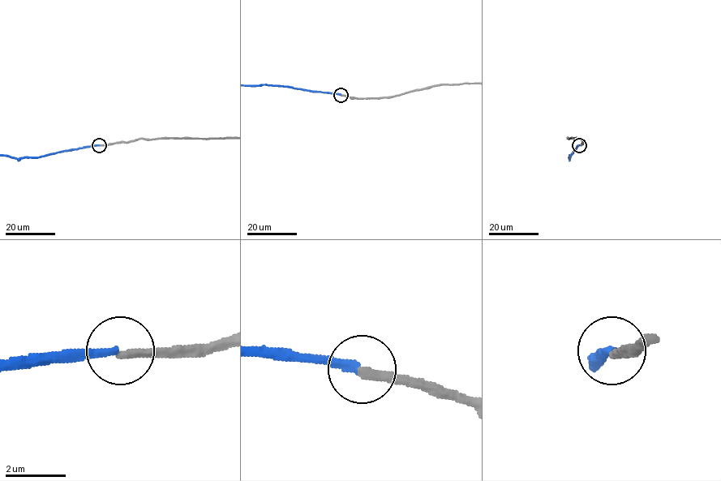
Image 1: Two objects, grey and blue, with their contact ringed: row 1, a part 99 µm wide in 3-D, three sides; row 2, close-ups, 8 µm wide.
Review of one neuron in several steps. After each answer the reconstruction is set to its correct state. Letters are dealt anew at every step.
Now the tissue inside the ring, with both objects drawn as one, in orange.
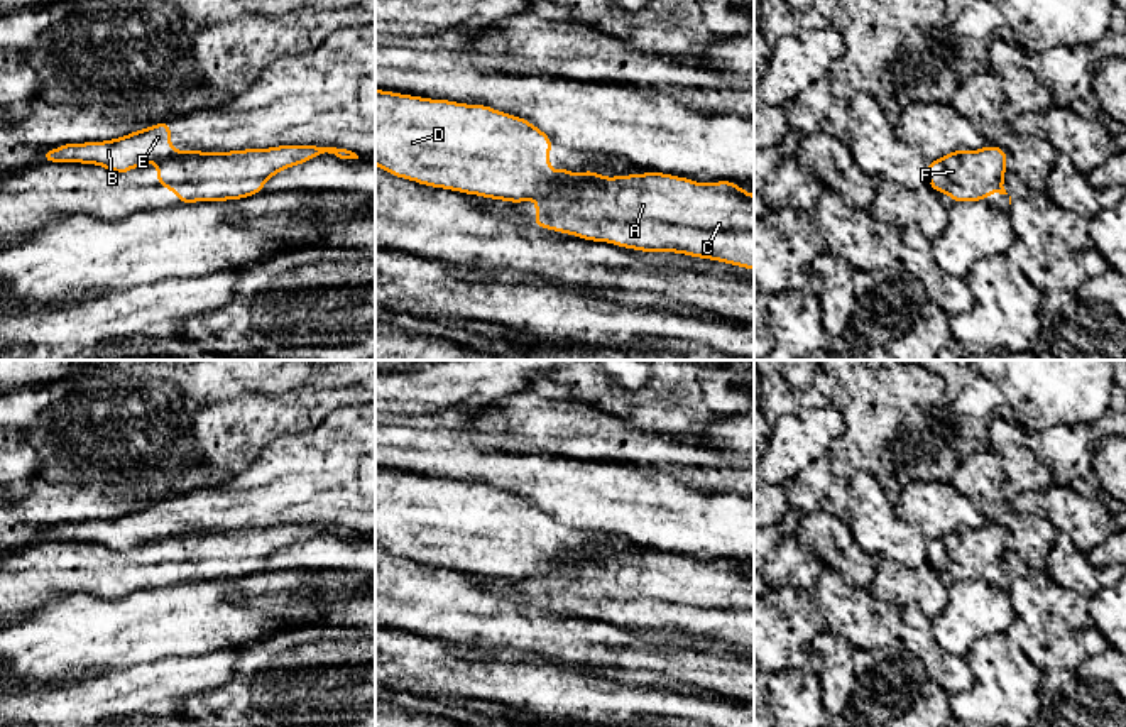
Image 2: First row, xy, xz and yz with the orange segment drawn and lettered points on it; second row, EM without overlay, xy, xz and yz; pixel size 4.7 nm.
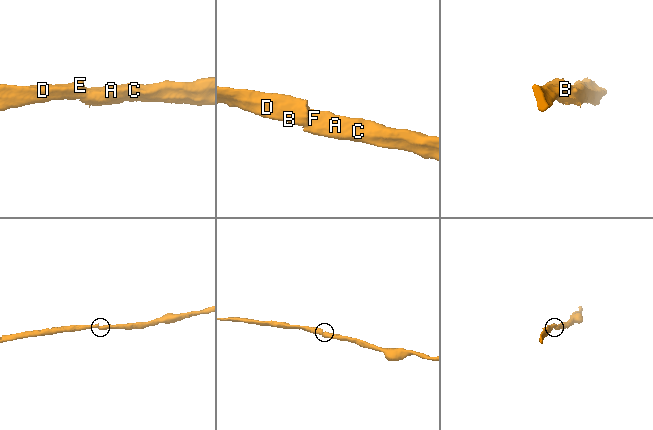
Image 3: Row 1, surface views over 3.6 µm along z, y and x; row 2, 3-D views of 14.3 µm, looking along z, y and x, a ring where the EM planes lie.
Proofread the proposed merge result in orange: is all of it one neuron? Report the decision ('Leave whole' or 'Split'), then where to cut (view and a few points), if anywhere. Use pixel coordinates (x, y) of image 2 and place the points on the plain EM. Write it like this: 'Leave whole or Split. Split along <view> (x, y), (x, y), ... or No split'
Split. Split along xy (202, 531), (171, 535), (158, 541)

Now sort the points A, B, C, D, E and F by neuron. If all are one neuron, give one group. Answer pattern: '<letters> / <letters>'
A C F / B D E

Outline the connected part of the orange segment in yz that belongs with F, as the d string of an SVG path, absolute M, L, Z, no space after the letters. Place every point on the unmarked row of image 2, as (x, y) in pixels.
M998 524L948 533L928 541L928 563L937 571L947 571L955 582L984 582L989 571L1008 573L1003 565L1006 536L1008 531Z

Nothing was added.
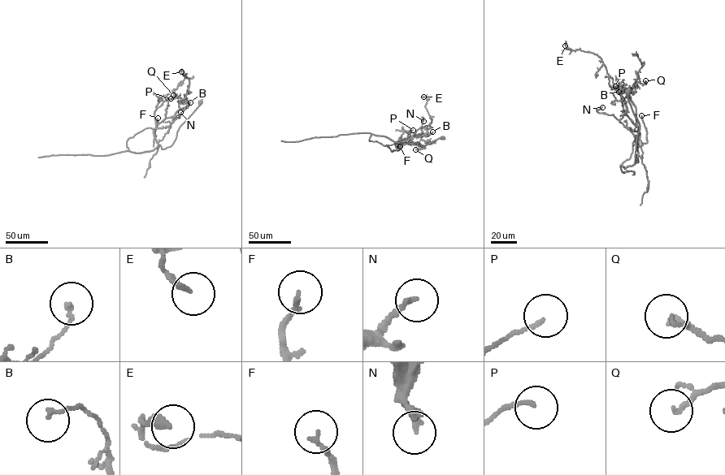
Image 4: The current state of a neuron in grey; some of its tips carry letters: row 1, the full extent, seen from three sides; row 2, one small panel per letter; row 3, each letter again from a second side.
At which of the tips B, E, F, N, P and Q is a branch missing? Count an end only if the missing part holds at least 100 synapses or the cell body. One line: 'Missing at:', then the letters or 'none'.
Missing at: none

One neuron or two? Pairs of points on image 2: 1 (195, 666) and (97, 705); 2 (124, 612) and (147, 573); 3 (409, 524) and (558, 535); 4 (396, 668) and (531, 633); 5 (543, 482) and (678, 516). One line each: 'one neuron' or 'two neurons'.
1: one neuron
2: two neurons
3: one neuron
4: two neurons
5: one neuron

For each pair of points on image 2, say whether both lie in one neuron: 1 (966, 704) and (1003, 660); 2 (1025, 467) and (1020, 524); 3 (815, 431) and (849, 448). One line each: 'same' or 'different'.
1: same
2: different
3: different

